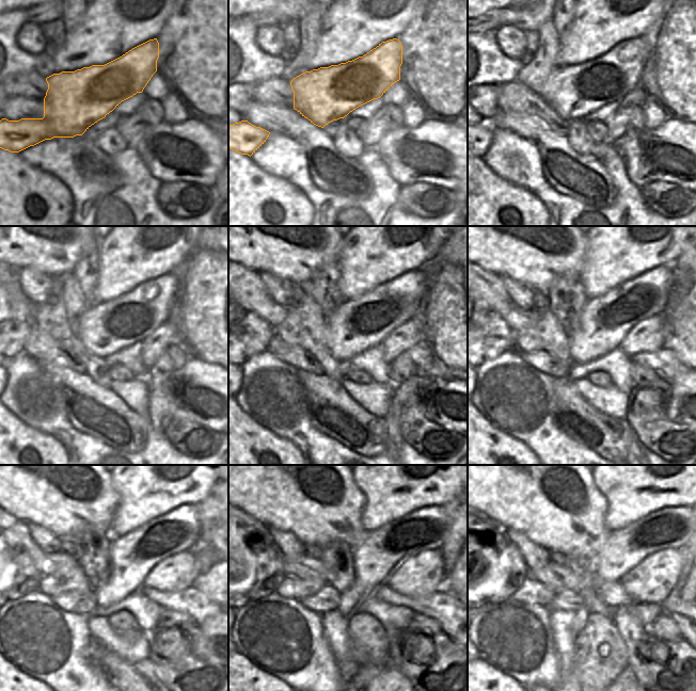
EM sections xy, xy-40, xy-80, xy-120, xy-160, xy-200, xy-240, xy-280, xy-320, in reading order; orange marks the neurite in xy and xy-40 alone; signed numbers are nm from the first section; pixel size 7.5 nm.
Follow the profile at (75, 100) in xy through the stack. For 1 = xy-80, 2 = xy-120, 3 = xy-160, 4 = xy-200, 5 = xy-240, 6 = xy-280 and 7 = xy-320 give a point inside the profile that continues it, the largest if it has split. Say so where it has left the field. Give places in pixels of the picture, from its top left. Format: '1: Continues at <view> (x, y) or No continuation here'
1: Continues at xy-80 (573, 92)
2: Continues at xy-120 (109, 326)
3: Continues at xy-160 (358, 324)
4: Continues at xy-200 (604, 322)
5: Continues at xy-240 (132, 556)
6: Continues at xy-280 (426, 528)
7: Continues at xy-320 (669, 528).

